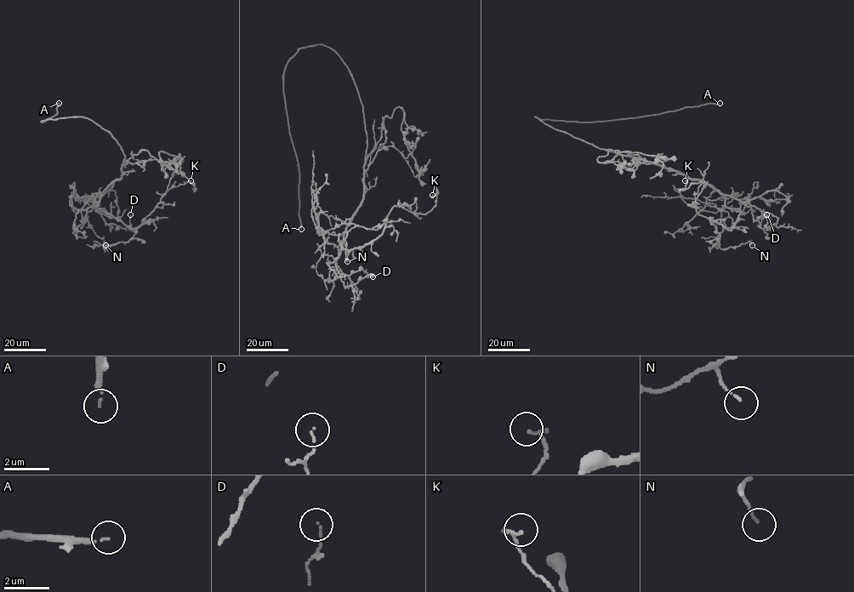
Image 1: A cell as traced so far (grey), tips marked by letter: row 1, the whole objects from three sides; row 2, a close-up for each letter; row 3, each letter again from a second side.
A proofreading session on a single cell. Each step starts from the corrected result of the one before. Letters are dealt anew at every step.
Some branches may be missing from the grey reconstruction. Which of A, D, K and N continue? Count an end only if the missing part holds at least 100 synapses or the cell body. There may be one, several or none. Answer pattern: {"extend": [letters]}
{"extend": ["A"]}

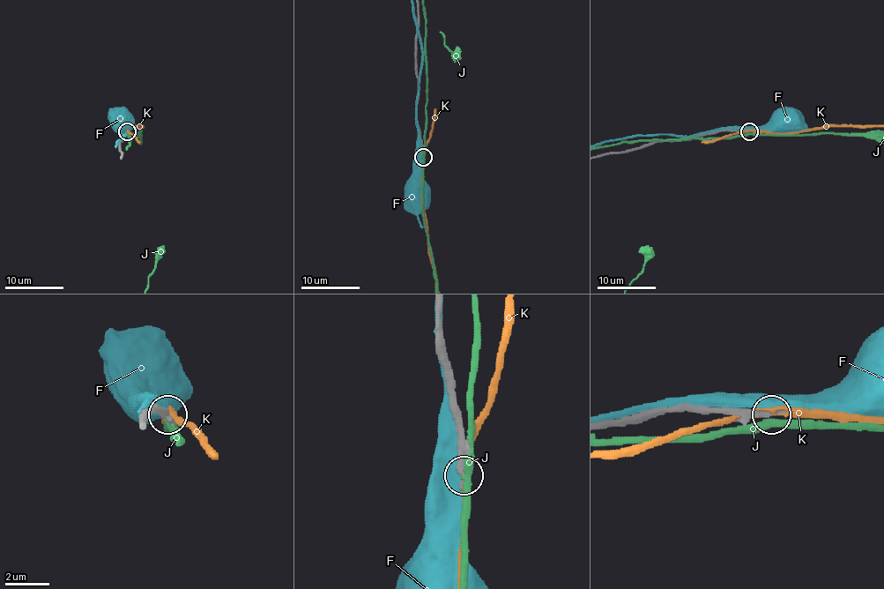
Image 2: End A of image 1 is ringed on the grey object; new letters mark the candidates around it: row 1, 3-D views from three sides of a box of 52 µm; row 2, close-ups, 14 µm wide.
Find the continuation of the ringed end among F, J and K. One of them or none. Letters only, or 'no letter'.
no letter

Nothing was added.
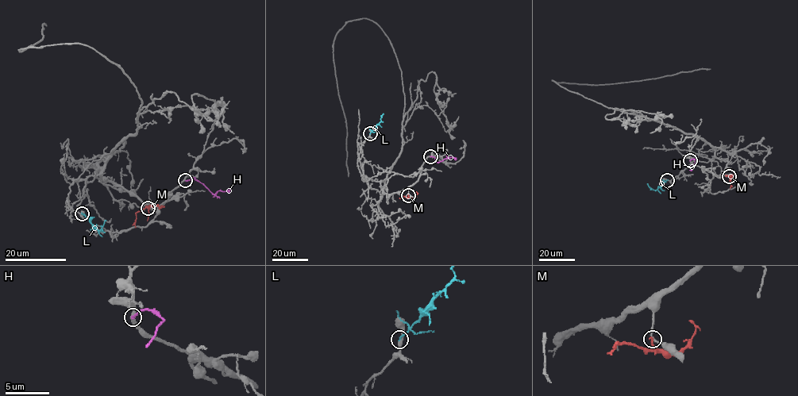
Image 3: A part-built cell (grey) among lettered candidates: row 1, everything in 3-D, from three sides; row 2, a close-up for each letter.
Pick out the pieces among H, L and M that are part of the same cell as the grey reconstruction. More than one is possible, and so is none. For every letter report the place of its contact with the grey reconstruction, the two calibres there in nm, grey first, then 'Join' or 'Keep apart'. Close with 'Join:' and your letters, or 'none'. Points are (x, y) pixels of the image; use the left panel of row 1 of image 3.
H: Touches grey at (185, 180). Thickness 280 nm (grey) against 220 nm. Join
L: Touches grey at (82, 213). Thickness 240 nm (grey) against 170 nm. Keep apart
M: Touches grey at (148, 208). Thickness 180 nm (grey) against 170 nm. Keep apart
Join: H

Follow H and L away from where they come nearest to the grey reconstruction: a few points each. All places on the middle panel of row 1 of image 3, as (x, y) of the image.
H: (430, 156), (437, 162), (452, 157), (456, 159)
L: (369, 133), (381, 121), (383, 114)

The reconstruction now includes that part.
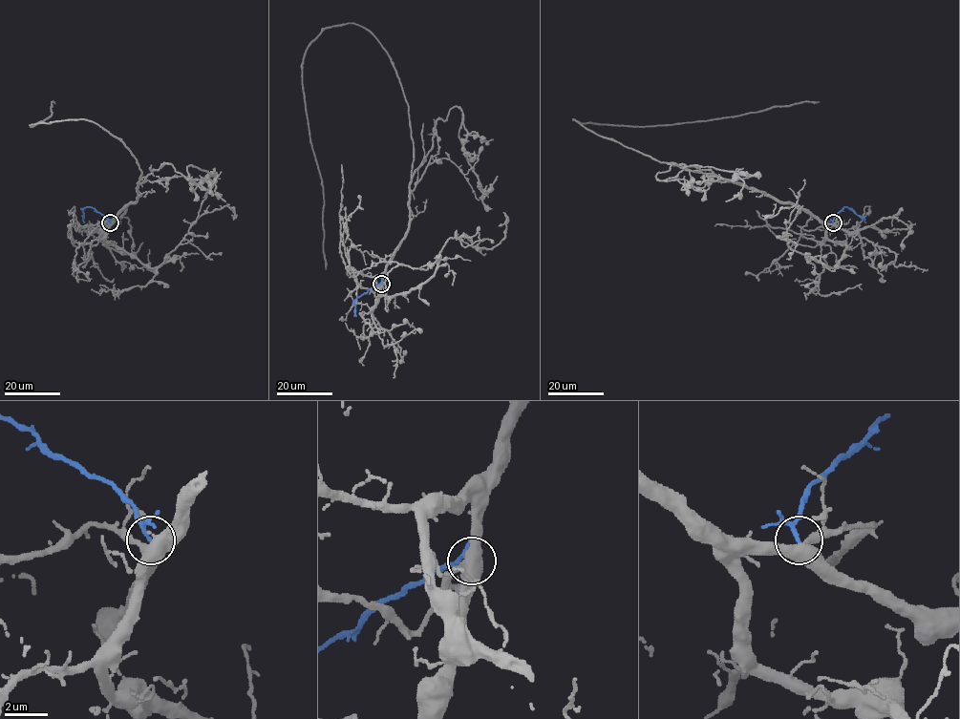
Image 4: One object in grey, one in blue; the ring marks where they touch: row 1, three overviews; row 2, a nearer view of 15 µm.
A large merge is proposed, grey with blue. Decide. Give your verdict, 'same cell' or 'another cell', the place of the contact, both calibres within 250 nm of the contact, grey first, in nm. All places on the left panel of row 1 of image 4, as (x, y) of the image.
another cell | (110, 222) | 440/120 nm

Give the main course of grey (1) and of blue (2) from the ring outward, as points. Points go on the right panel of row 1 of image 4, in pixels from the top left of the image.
1: (833, 223), (821, 222), (761, 192), (659, 162), (572, 119), (649, 126), (819, 101)
2: (833, 222), (833, 218), (844, 206), (861, 216), (865, 222)

